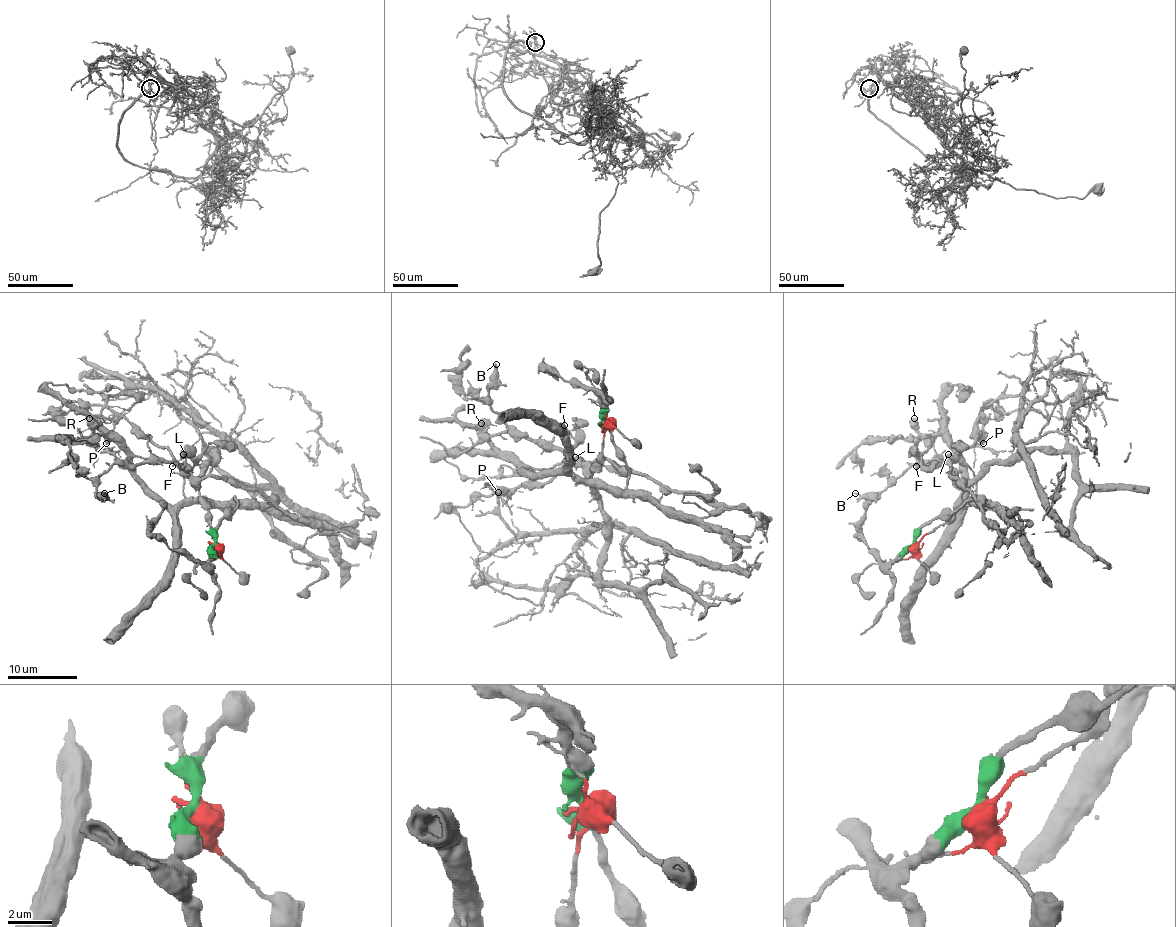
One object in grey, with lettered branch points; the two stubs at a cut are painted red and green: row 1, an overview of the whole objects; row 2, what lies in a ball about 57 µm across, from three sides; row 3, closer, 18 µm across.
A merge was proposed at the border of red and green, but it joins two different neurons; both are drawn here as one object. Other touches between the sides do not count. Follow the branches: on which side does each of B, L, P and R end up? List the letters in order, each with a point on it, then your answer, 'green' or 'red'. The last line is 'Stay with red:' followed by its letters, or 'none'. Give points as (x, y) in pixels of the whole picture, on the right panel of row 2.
B: place (855, 493); red
L: place (948, 454); green
P: place (983, 443); red
R: place (914, 418); green
Stay with red: B, P

